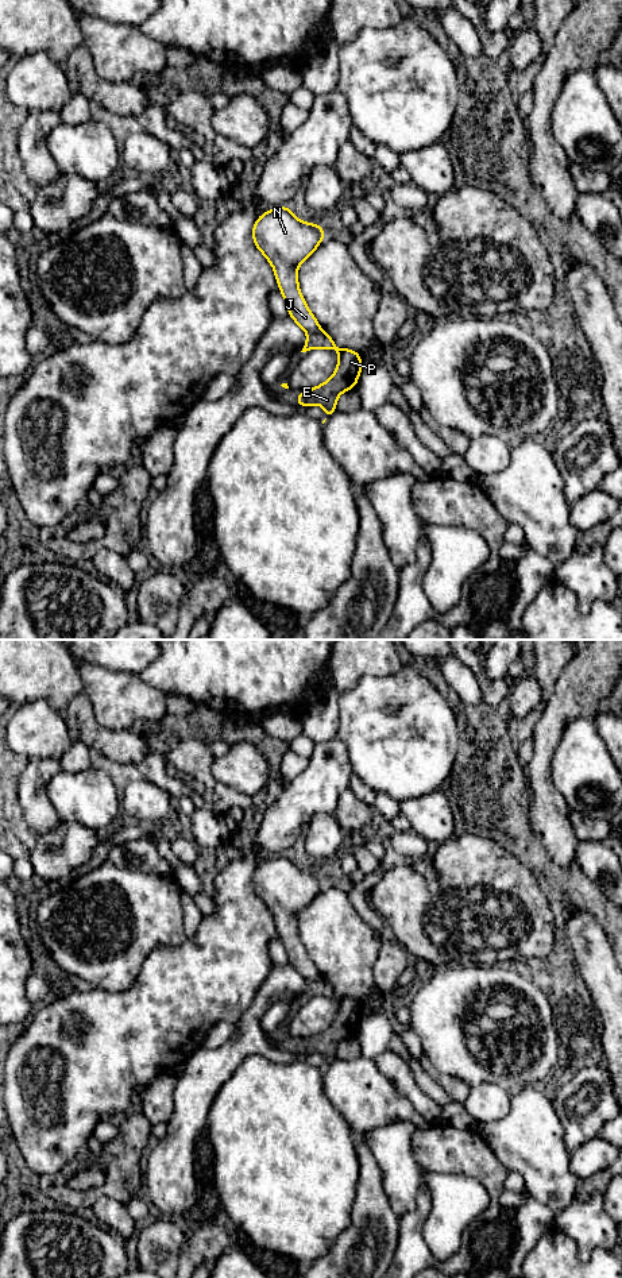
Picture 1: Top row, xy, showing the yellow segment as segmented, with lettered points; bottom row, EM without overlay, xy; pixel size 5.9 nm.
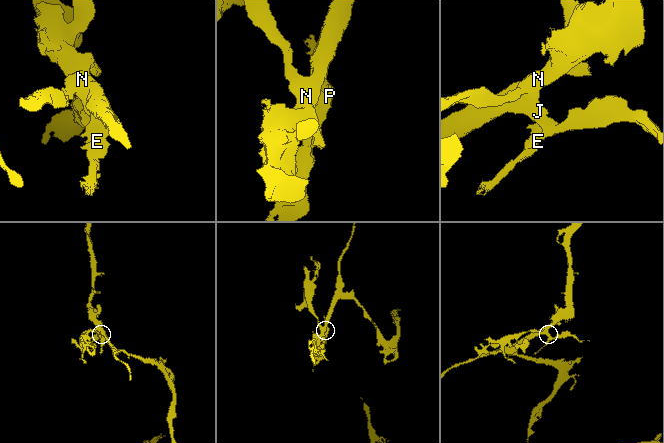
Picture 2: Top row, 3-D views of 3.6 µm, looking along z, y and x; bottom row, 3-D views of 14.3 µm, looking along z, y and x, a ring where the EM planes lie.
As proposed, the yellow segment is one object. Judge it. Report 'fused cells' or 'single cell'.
fused cells

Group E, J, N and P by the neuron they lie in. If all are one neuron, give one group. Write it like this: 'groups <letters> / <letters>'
groups E P / J N

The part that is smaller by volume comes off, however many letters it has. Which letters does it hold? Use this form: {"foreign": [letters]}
{"foreign": ["E", "P"]}

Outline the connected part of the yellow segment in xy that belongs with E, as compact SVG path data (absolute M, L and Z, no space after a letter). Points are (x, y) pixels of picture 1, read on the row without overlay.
M321 976L308 982L301 1000L313 996L335 997L339 1001L339 1012L333 1023L317 1035L304 1038L295 1046L300 1054L321 1053L325 1057L327 1066L336 1059L339 1043L348 1036L354 1036L362 1020L362 1004L348 996L337 996L332 985Z

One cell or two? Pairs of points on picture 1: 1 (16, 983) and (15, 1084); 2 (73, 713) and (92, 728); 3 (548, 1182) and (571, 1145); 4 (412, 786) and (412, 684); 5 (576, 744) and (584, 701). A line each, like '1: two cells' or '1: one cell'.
1: two cells
2: one cell
3: two cells
4: one cell
5: two cells

